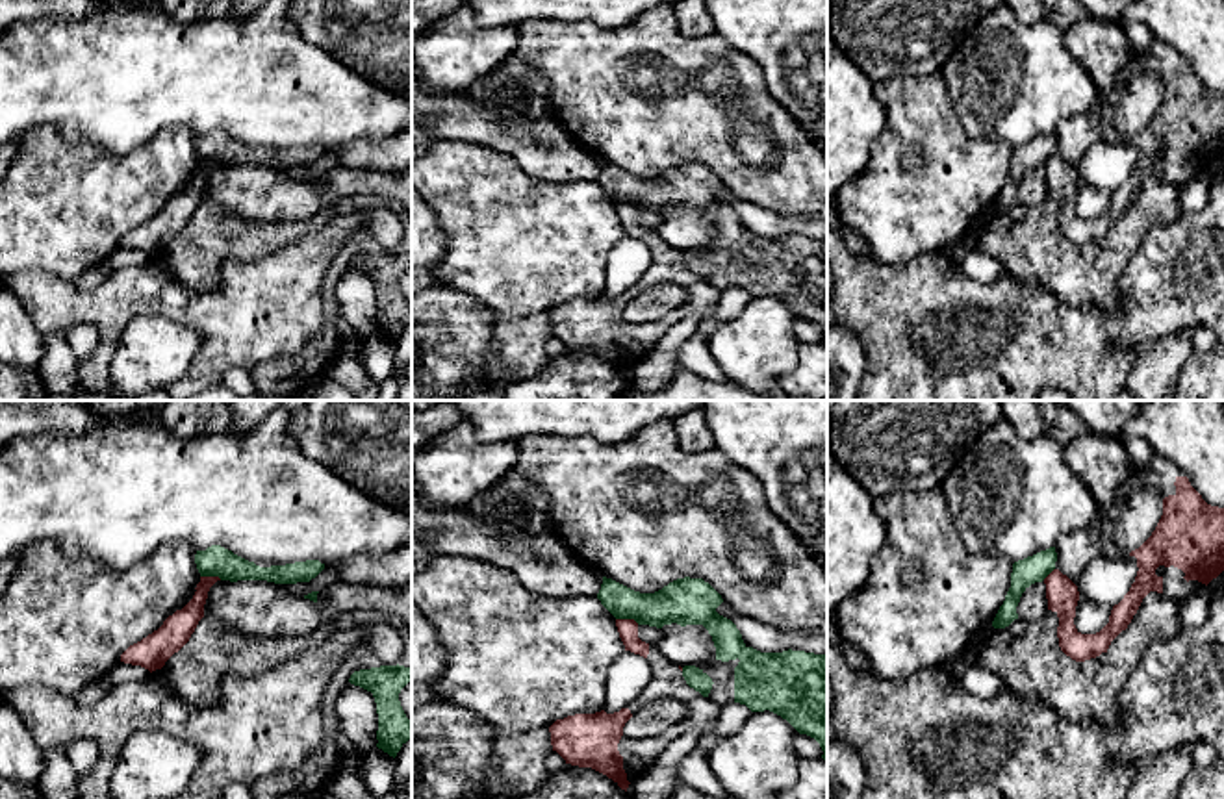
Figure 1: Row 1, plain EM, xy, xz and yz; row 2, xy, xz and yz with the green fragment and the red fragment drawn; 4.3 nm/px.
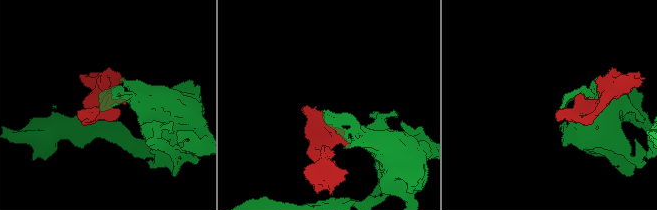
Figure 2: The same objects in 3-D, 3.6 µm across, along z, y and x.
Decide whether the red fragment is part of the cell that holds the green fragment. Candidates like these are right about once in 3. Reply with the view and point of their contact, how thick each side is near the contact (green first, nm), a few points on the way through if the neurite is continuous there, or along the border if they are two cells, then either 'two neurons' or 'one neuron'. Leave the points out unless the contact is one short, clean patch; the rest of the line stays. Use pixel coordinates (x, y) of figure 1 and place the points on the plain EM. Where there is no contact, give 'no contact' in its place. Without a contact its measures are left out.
meets green in xz at (627, 202); 190 nm thick on the green side, 90 nm on the other; two neurons

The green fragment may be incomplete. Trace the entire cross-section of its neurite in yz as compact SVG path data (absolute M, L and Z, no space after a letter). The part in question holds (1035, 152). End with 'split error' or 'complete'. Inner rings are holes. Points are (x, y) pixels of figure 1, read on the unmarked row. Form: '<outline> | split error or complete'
M1050 132L1046 135L1040 135L1033 141L1027 141L1013 148L1011 172L992 206L994 213L1005 213L1014 204L1018 204L1016 191L1020 187L1022 178L1031 169L1042 167L1055 154L1055 146L1057 146L1055 132Z | complete

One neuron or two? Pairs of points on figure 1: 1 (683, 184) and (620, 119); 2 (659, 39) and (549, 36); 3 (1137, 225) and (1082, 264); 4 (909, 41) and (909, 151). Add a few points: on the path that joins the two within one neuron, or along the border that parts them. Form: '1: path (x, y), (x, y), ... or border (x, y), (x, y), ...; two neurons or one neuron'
1: border (711, 169), (677, 162), (653, 177), (625, 171); two neurons
2: path (631, 45), (577, 45); one neuron
3: path (1132, 241), (1115, 262), (1098, 264); one neuron
4: border (939, 71), (892, 75), (874, 84); two neurons

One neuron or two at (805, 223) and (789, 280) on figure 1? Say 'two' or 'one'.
two

